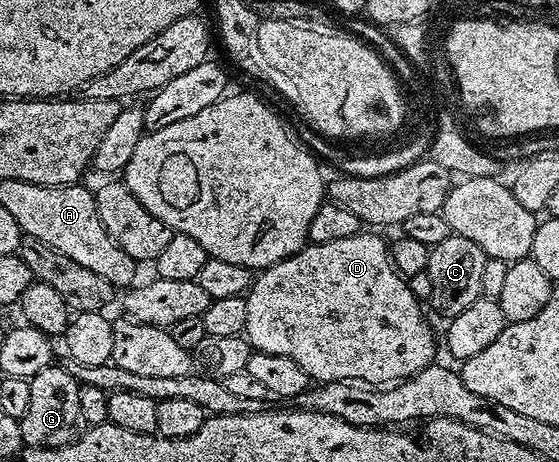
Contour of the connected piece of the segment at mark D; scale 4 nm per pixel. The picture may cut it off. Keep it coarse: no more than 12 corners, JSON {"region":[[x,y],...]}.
{"region":[[388,242],[308,243],[245,294],[252,350],[390,387],[436,360]]}

